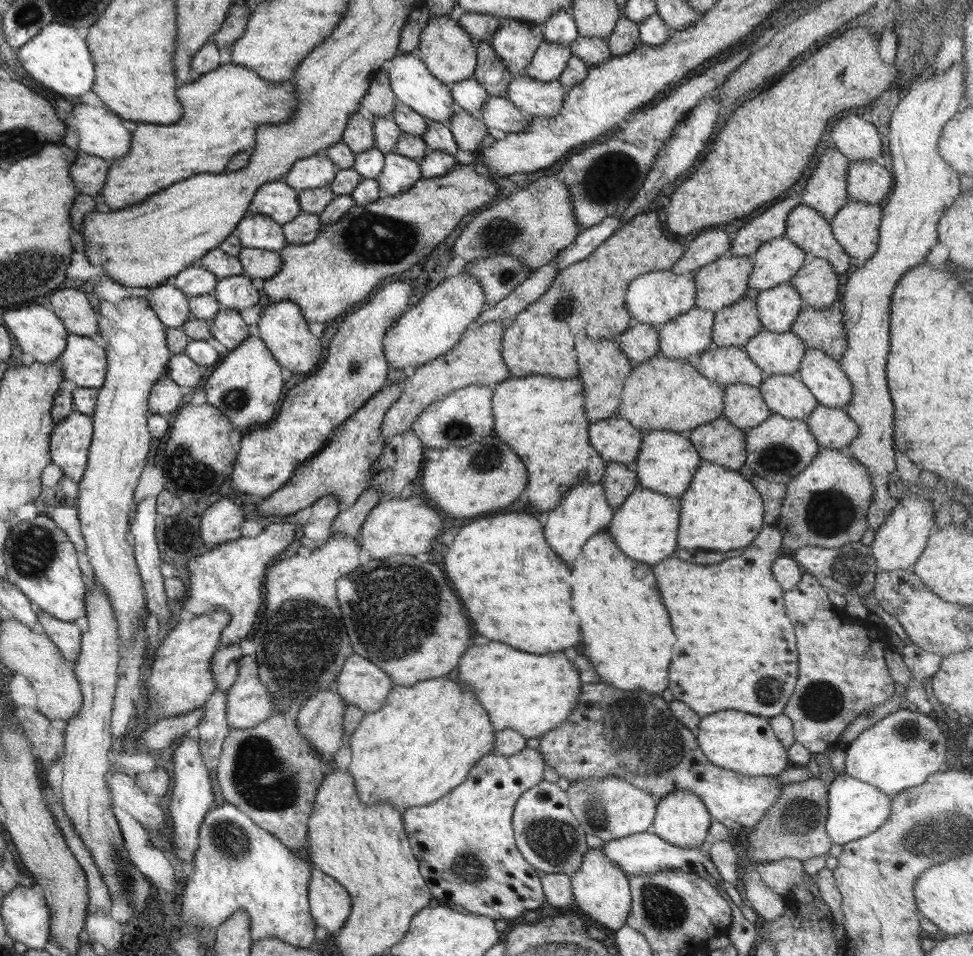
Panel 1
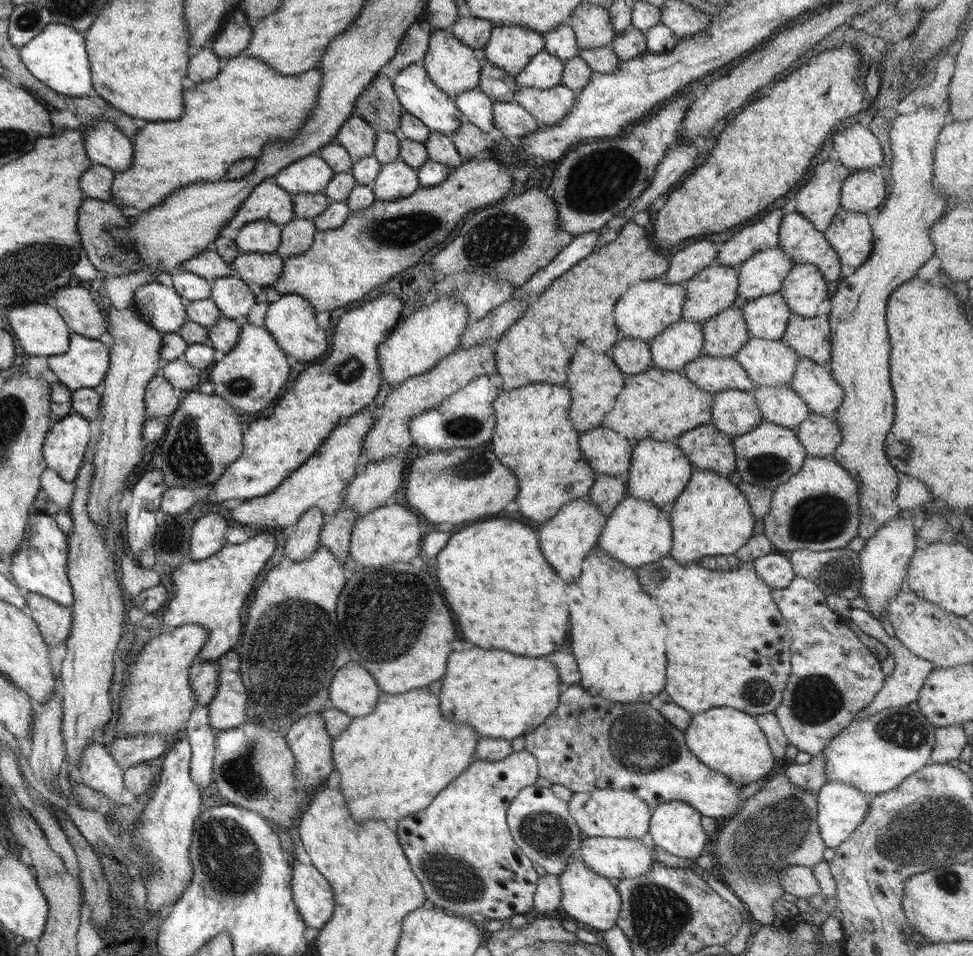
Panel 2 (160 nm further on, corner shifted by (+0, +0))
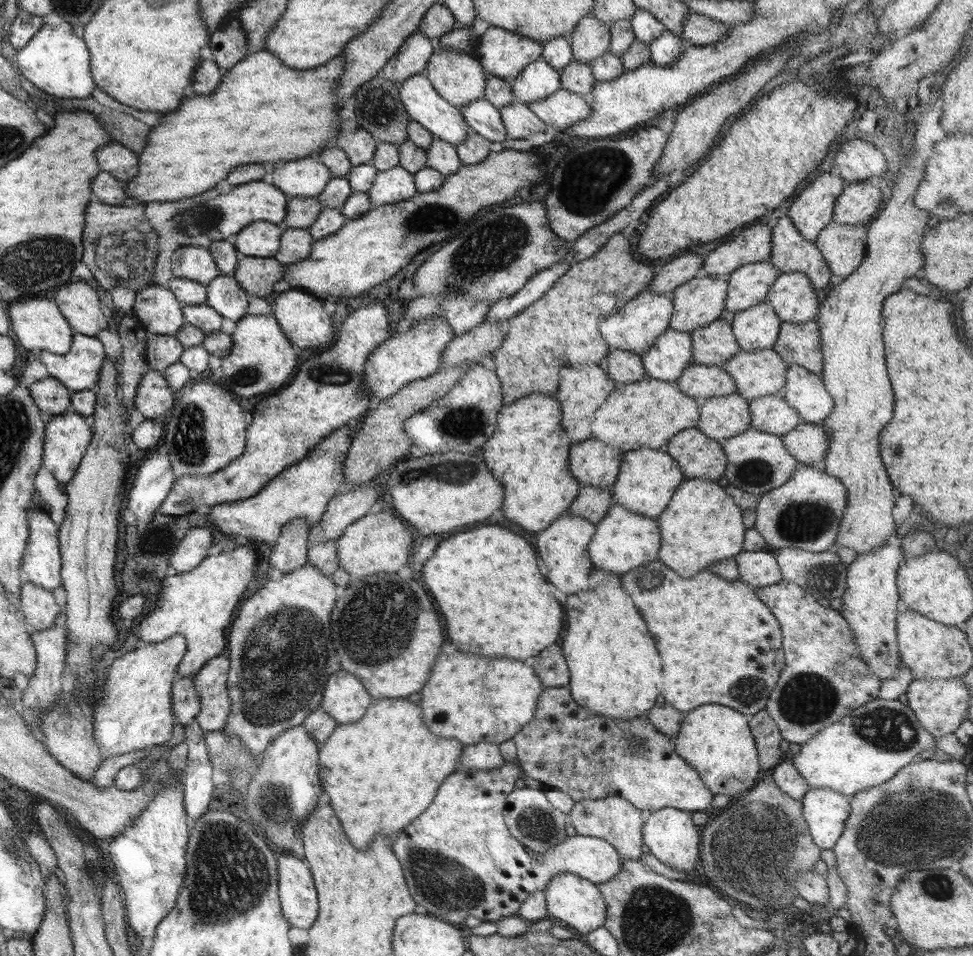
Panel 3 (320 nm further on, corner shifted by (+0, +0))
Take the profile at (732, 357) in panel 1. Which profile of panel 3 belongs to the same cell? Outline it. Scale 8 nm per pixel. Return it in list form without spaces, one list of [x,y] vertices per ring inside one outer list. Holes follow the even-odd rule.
[[[690,364],[676,381],[682,394],[700,401],[714,396],[724,396],[735,392],[735,382],[720,366]]]

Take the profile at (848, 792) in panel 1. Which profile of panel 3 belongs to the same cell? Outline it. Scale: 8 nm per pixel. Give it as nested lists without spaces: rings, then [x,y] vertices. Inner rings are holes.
[[[814,788],[810,789],[801,801],[802,816],[806,819],[807,829],[810,831],[814,844],[821,850],[833,850],[844,830],[845,822],[850,812],[850,796],[834,792],[833,790]]]

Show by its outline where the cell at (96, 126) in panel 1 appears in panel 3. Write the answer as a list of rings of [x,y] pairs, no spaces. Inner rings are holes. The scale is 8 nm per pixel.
[[[114,139],[113,142],[103,146],[98,154],[102,154],[102,170],[114,174],[114,178],[118,178],[123,183],[133,180],[140,170],[138,166],[140,156]]]

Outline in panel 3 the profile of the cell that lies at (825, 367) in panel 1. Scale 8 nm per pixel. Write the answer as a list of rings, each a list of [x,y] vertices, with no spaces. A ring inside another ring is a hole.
[[[797,364],[789,365],[786,382],[780,392],[802,422],[816,425],[824,421],[834,409],[835,402],[825,389],[821,375]]]

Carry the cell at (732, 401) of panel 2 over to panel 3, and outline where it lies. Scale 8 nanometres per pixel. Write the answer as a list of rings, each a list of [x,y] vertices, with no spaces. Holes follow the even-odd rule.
[[[736,392],[700,402],[700,420],[696,428],[707,438],[722,442],[743,434],[751,427],[749,401]]]

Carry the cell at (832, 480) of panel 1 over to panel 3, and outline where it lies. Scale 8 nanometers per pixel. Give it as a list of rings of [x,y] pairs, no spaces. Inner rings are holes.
[[[799,464],[789,482],[759,496],[755,528],[774,549],[800,548],[820,553],[833,550],[838,525],[846,506],[846,487],[826,474],[822,465]]]

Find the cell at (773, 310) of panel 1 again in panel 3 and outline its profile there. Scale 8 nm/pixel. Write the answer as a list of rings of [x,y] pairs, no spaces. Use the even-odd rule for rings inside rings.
[[[767,301],[735,313],[731,327],[740,351],[754,352],[773,348],[781,320]]]

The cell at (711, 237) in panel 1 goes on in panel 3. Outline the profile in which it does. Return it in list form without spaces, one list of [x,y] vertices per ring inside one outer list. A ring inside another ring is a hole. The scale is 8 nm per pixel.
[[[685,253],[672,259],[654,275],[648,289],[655,294],[673,292],[682,283],[692,280],[703,267],[703,259],[698,253]]]

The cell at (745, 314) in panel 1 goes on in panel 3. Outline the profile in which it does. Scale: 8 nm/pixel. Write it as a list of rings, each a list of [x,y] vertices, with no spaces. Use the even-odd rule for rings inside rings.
[[[719,319],[690,332],[693,364],[720,366],[740,352],[730,323]]]

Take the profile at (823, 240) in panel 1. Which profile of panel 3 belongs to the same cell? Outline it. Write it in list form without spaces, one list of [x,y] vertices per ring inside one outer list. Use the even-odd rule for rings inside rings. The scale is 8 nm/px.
[[[786,215],[780,217],[771,229],[771,265],[780,273],[803,272],[814,290],[825,288],[833,274],[818,247],[802,238]]]

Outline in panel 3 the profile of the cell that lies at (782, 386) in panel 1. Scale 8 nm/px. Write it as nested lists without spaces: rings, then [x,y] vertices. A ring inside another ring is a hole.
[[[780,393],[749,401],[749,408],[752,413],[752,428],[766,434],[782,436],[802,423],[800,415]]]

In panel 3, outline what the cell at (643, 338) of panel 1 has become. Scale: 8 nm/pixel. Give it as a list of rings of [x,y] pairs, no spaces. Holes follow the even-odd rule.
[[[626,350],[608,353],[606,372],[616,386],[638,382],[646,376],[641,355]]]

